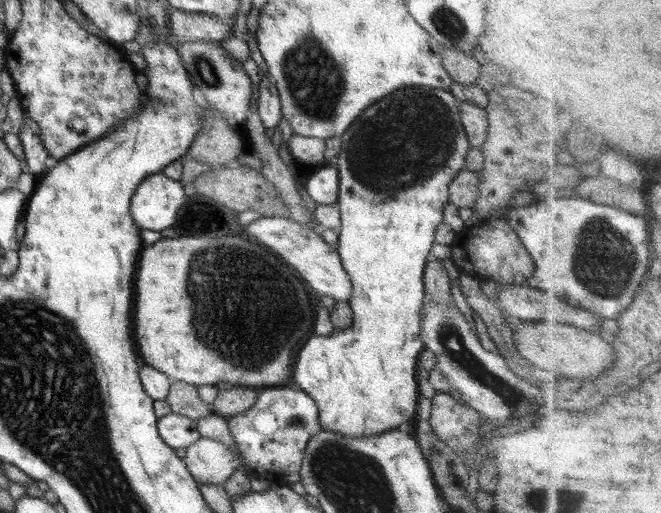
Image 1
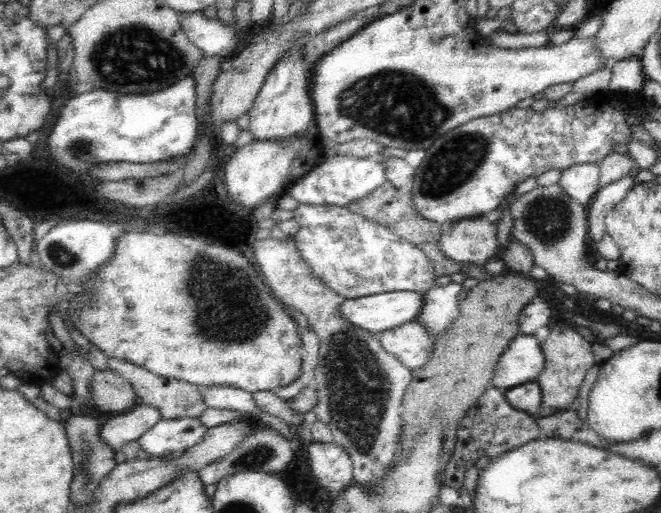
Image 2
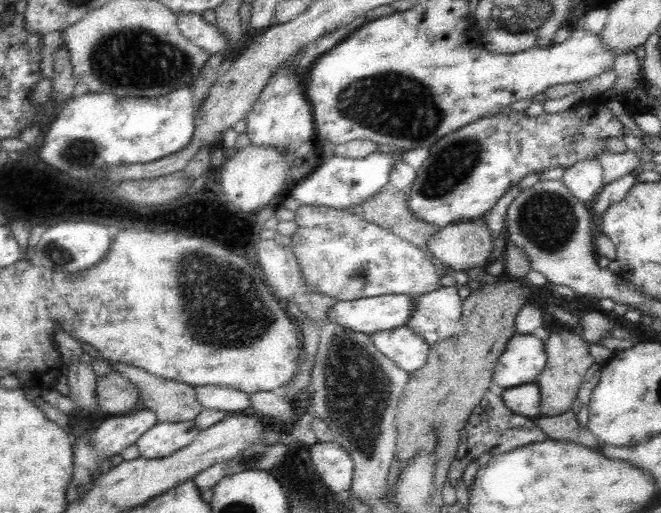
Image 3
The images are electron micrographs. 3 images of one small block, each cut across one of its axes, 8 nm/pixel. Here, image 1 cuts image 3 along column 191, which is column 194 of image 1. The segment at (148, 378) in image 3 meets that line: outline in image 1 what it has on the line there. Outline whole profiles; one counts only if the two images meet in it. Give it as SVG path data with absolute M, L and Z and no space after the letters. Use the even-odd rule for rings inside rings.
M172 382L168 396L165 399L171 406L172 412L187 416L195 421L214 413L210 404L200 399L198 386L193 384Z

